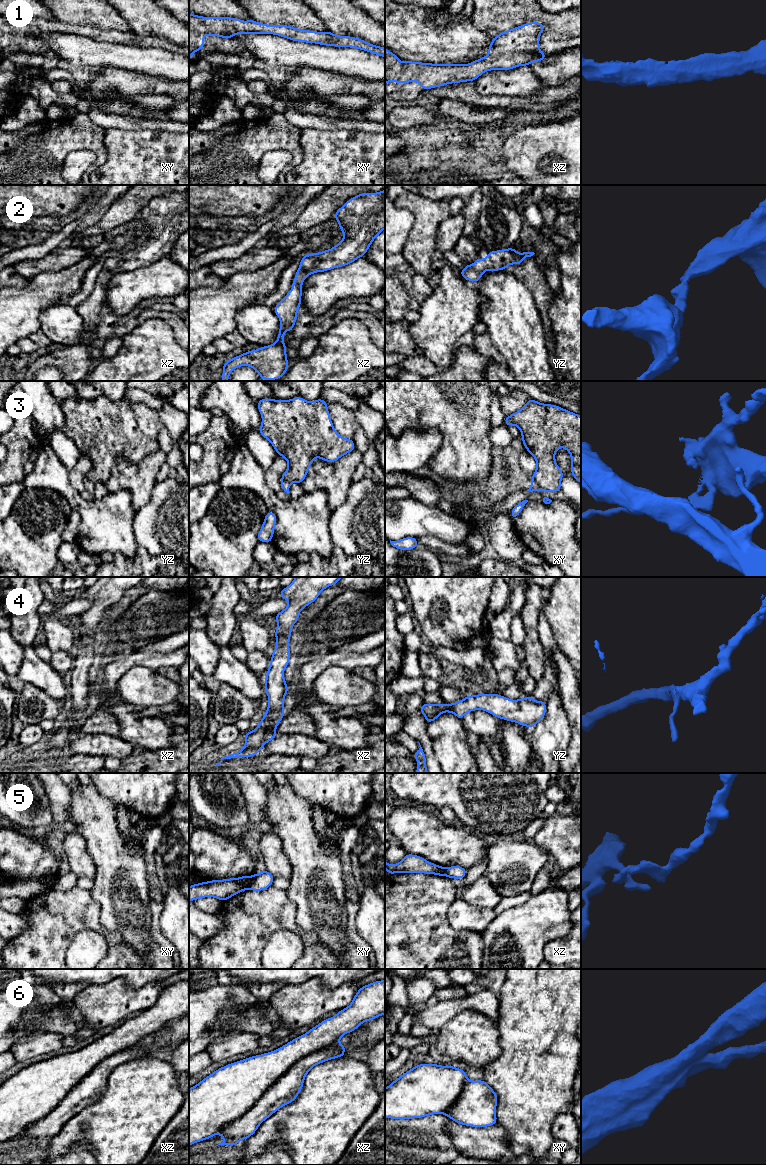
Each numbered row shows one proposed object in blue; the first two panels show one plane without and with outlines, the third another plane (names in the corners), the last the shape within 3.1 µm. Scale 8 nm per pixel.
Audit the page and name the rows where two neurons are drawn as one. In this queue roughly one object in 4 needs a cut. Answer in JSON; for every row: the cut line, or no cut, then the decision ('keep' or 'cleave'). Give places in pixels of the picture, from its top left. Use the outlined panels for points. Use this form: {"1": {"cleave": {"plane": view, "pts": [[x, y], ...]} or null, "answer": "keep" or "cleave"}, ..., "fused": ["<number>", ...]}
{"1": {"cleave": null, "answer": "keep"}, "2": {"cleave": null, "answer": "keep"}, "3": {"cleave": {"plane": "xy", "pts": [[532, 477], [538, 489]]}, "answer": "cleave"}, "4": {"cleave": null, "answer": "keep"}, "5": {"cleave": null, "answer": "keep"}, "6": {"cleave": {"plane": "xz", "pts": [[338, 1041], [297, 1060], [241, 1116], [227, 1123], [217, 1133]]}, "answer": "cleave"}, "fused": ["3", "6"]}

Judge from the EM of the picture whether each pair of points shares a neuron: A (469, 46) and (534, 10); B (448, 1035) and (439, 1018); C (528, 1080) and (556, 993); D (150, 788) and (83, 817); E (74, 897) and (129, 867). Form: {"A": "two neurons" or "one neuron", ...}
{"A": "two neurons", "B": "two neurons", "C": "one neuron", "D": "two neurons", "E": "two neurons"}

